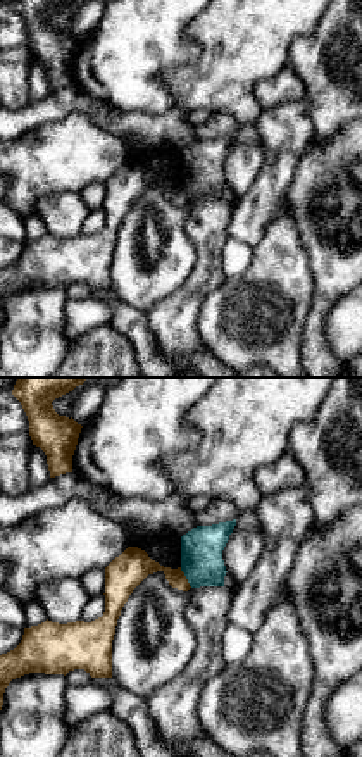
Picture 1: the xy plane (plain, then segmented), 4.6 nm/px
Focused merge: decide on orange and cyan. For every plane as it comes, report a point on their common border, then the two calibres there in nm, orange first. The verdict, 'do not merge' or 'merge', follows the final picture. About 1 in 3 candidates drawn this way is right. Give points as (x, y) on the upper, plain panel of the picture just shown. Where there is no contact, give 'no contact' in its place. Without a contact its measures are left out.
contact (185, 192); calibres 160 and 190 nm

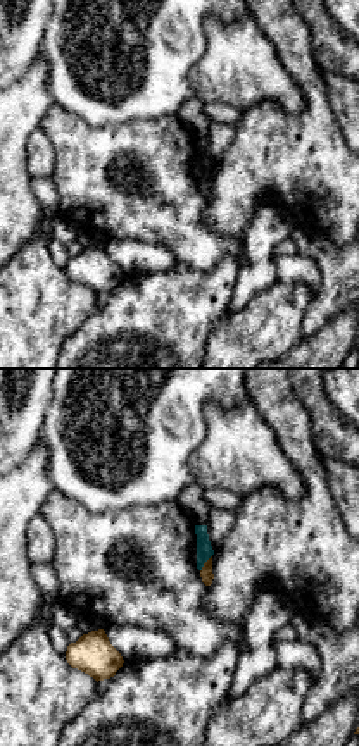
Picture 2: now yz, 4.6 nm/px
contact (204, 178); calibres 60 and 80 nm

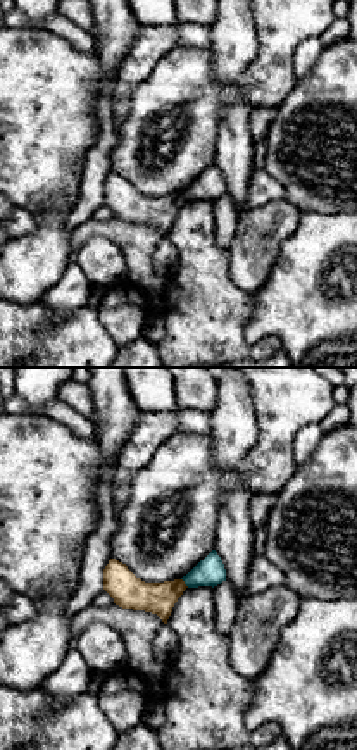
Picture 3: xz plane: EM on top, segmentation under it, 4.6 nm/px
contact (183, 197); calibres 150 and 130 nm

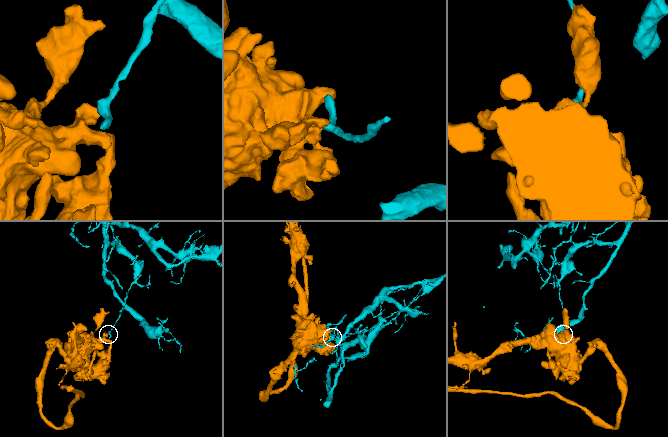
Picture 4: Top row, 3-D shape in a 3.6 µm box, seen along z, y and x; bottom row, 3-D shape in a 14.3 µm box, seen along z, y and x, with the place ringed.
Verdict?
do not merge

